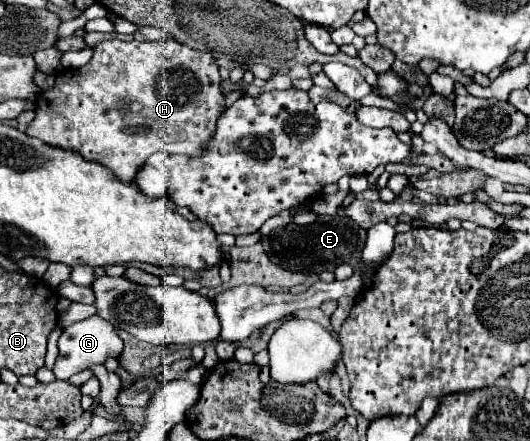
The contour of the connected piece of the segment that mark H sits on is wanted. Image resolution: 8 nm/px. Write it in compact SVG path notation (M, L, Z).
M105 40L93 48L93 58L85 66L57 74L55 88L39 94L35 120L29 128L25 128L25 132L51 146L75 150L87 160L113 170L119 180L133 182L137 170L155 152L203 152L203 142L213 136L217 118L225 110L225 98L219 90L219 82L221 78L213 56L193 50L177 40Z

